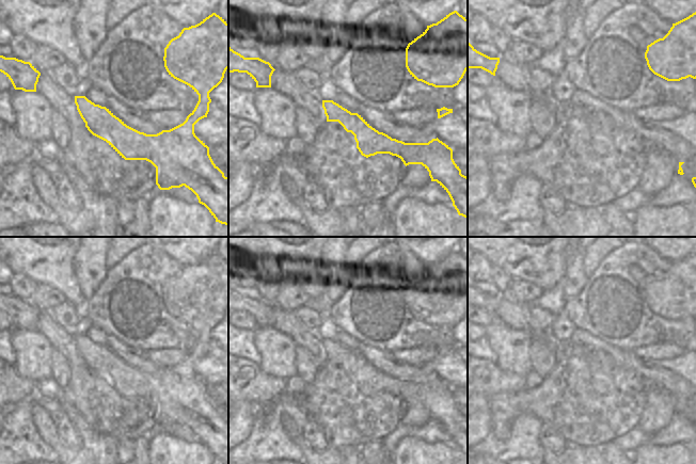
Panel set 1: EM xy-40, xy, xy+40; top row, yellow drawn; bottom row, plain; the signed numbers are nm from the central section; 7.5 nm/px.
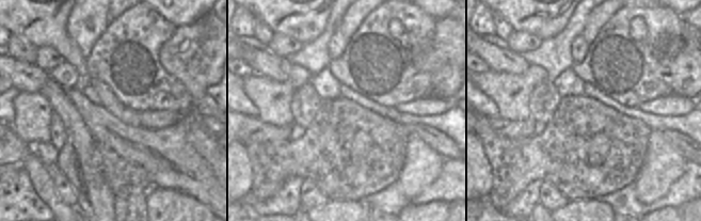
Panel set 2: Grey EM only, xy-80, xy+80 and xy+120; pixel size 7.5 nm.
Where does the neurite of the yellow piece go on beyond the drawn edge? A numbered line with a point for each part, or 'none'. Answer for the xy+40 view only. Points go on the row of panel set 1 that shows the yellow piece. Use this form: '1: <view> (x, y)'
none

